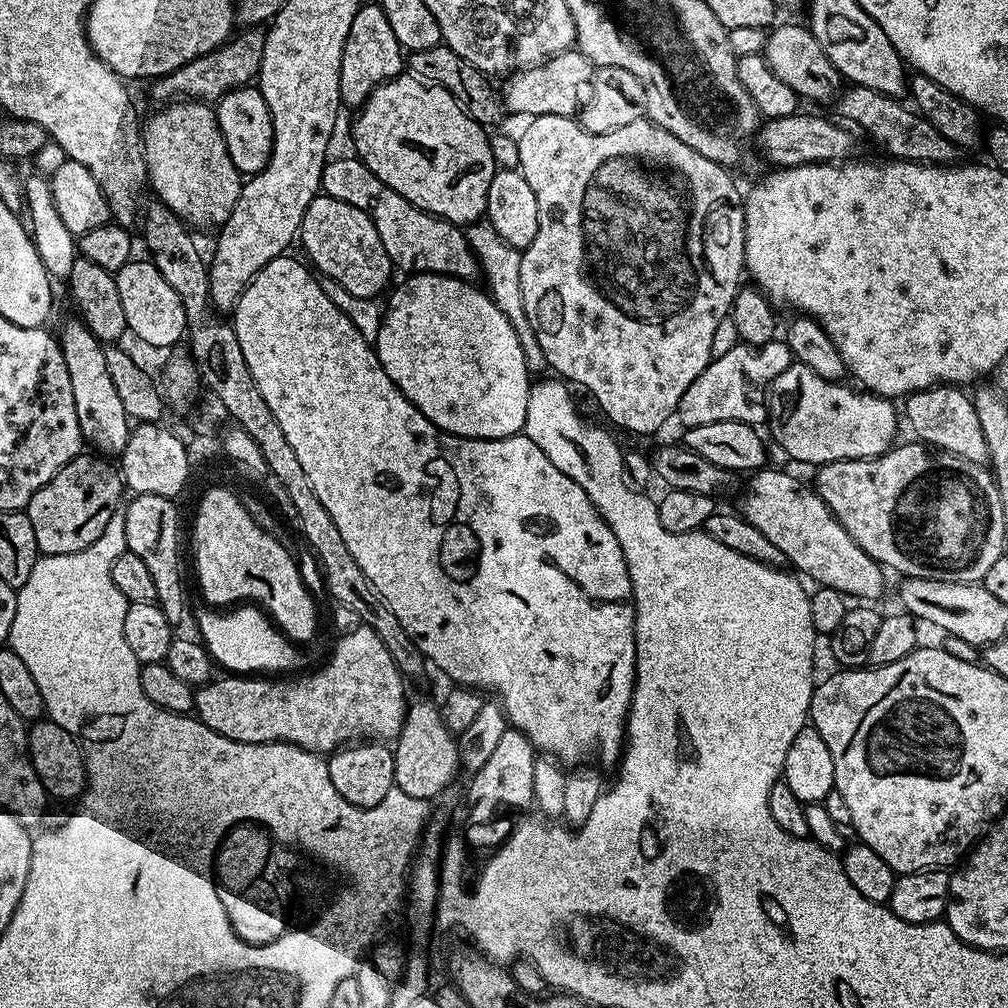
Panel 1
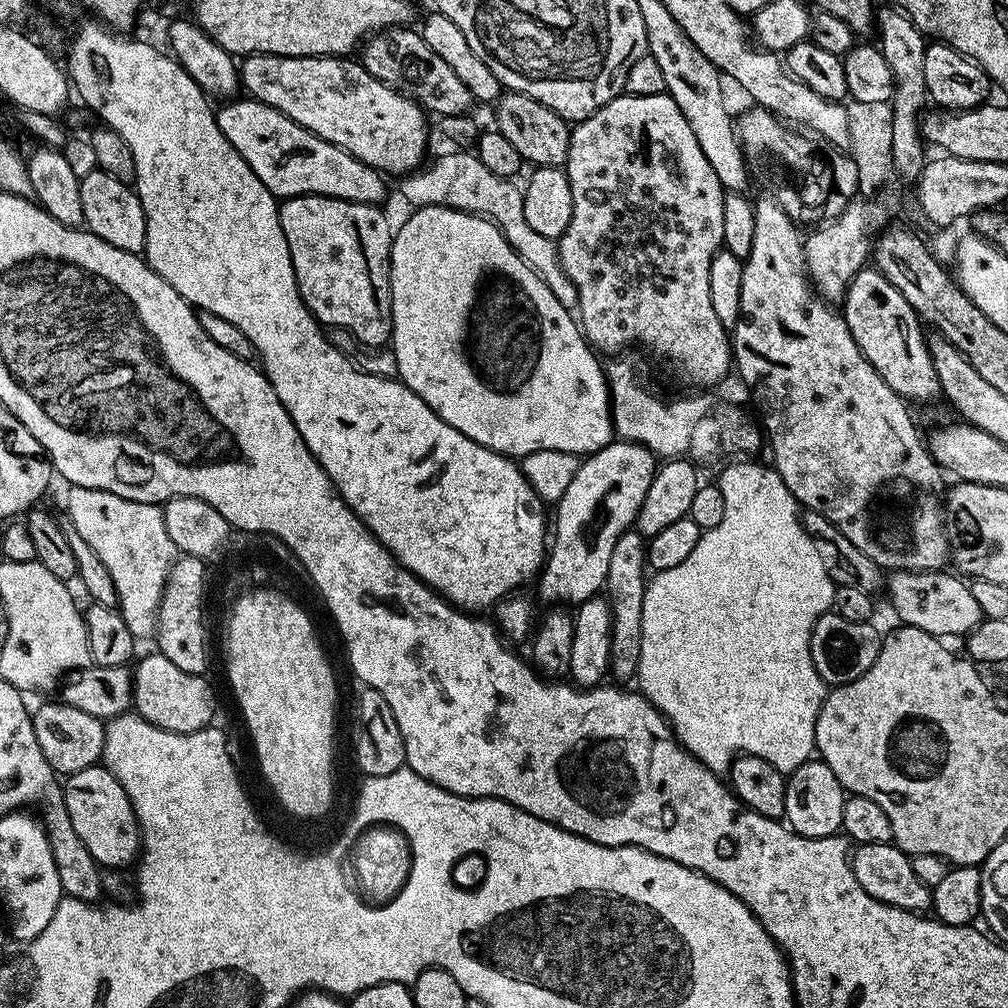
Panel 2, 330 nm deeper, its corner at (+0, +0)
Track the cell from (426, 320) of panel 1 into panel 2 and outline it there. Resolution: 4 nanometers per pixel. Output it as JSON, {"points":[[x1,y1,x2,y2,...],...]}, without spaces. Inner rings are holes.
{"points":[[426,206,415,209,413,216,401,228,395,229,392,238,392,338,390,347,398,362,399,379,404,385,438,418,442,418,454,430,466,434,474,442,486,446,503,456,522,458,526,454,534,454,534,450,562,450,572,456,581,458,602,450,612,443,614,431,612,424,612,397,609,395,609,384,605,365,600,365,601,357,597,355,591,344,584,339,584,333,577,317,550,291,550,286,522,262,522,258,510,246,510,242,502,234,502,230,485,216,475,216,469,212,459,212,453,208,442,206]]}

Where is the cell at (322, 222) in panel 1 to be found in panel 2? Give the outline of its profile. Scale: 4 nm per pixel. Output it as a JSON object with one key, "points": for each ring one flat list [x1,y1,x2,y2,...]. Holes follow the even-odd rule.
{"points":[[290,196,280,204,280,221,282,234,286,234,286,246,290,246,290,258,294,262,294,278,298,282,298,290,302,294,302,302,316,315,321,325,328,328,345,328,354,334,354,338,361,346,368,350,379,350,392,338,392,238,393,225,388,225,386,217,380,213,381,209,374,204,359,204,349,200,339,200,329,196]]}

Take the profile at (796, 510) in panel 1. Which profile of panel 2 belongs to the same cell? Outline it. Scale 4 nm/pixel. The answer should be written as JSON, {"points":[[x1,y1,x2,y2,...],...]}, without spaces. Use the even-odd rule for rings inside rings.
{"points":[[948,570,935,572,898,572,893,571,886,580,888,600,896,611,901,625,918,630,926,630,931,636,949,638,948,636,967,637,977,629,982,621,978,610,978,601,970,594,968,584,959,575]]}

